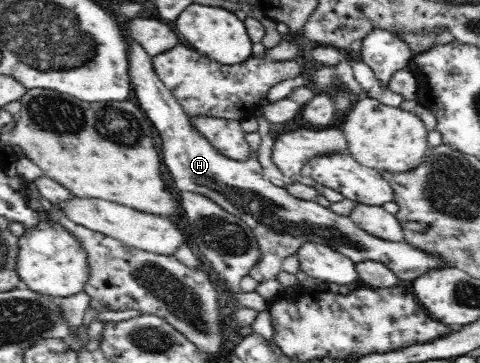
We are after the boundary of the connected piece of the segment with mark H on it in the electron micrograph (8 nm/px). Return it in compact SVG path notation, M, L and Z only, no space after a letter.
M131 39L131 45L135 47L135 51L131 51L129 61L132 93L135 93L135 97L132 98L139 103L141 109L149 116L149 119L153 122L153 125L160 134L163 147L163 161L165 161L165 165L171 171L171 175L175 177L175 183L177 183L177 189L175 190L179 193L189 192L208 197L215 205L221 207L221 209L247 222L251 230L255 233L262 252L261 260L249 273L249 277L253 281L259 281L261 283L268 279L273 279L274 275L277 275L282 270L283 260L293 254L297 255L302 249L302 246L308 242L322 244L335 249L335 251L355 261L356 264L363 261L379 261L394 271L399 276L399 280L413 281L427 276L432 272L450 268L450 261L442 259L440 255L428 253L428 251L424 251L411 243L385 241L379 237L374 237L374 235L367 233L365 229L358 227L351 216L335 212L329 206L323 207L323 205L319 205L315 201L295 197L287 188L277 187L271 181L264 179L261 163L258 158L258 151L261 145L261 137L258 132L247 133L244 131L245 141L251 145L251 151L253 151L253 157L251 159L237 161L235 158L227 157L225 154L219 152L211 144L211 140L203 136L201 130L197 130L197 126L193 124L191 117L187 115L183 106L179 104L175 94L170 89L167 89L167 86L159 79L152 64L153 58L134 39Z

